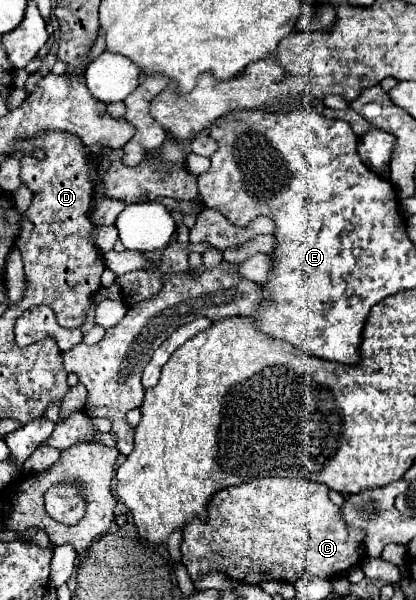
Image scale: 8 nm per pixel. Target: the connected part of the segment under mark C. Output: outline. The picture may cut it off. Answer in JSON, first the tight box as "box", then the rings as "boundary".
{"box":[182,478,366,584],"boundary":[[[256,478],[214,494],[208,504],[208,520],[192,520],[184,528],[182,564],[192,582],[198,582],[212,570],[244,584],[262,584],[266,580],[296,582],[306,574],[334,580],[362,564],[366,554],[364,536],[364,530],[346,524],[340,508],[328,498],[328,488],[324,484],[300,478]]]}

